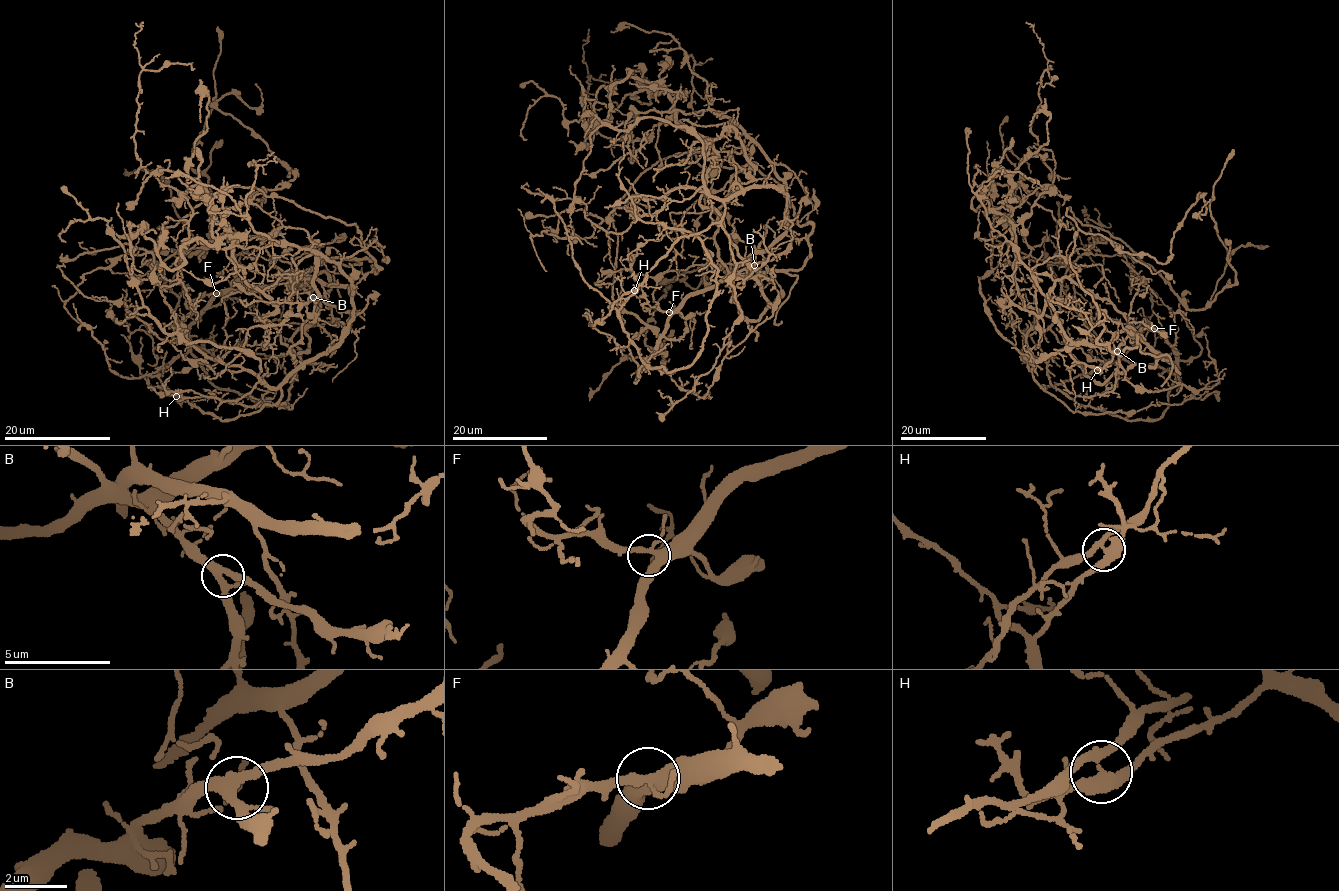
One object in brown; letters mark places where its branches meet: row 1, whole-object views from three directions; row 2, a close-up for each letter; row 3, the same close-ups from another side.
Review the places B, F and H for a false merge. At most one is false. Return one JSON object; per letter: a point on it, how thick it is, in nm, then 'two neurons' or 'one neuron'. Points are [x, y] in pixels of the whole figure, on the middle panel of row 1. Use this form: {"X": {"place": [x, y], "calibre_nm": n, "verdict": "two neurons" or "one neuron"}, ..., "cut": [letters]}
{"B": {"place": [754, 265], "calibre_nm": 360, "verdict": "one neuron"}, "F": {"place": [669, 312], "calibre_nm": 360, "verdict": "one neuron"}, "H": {"place": [634, 290], "calibre_nm": 380, "verdict": "two neurons"}, "cut": ["H"]}

